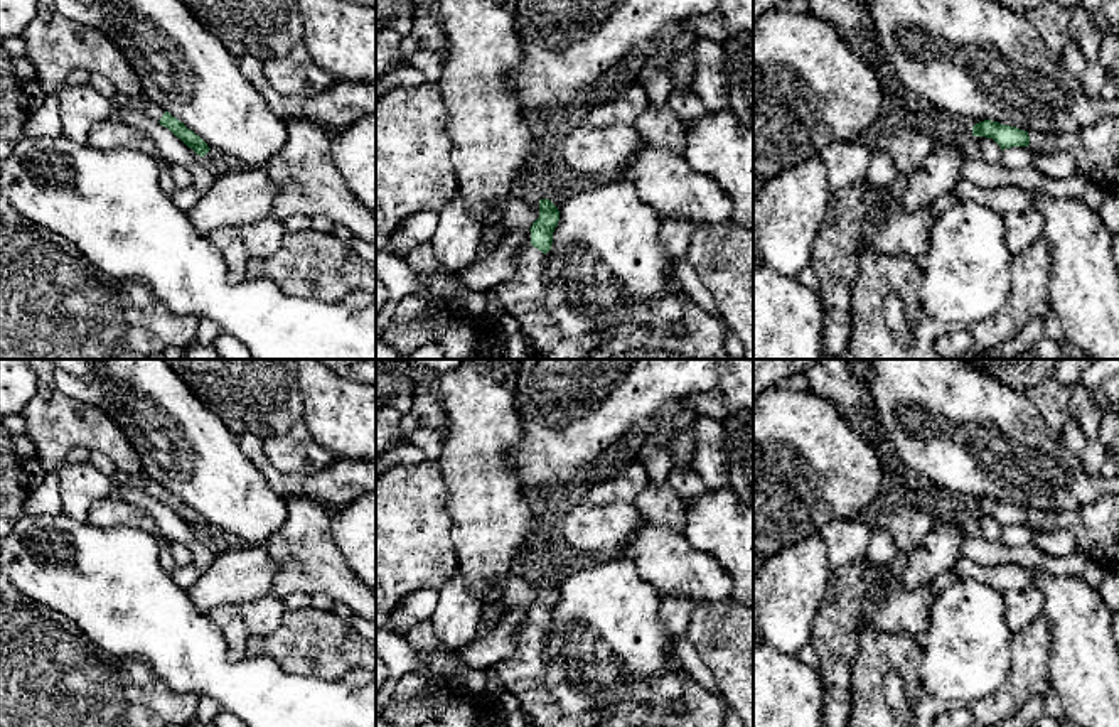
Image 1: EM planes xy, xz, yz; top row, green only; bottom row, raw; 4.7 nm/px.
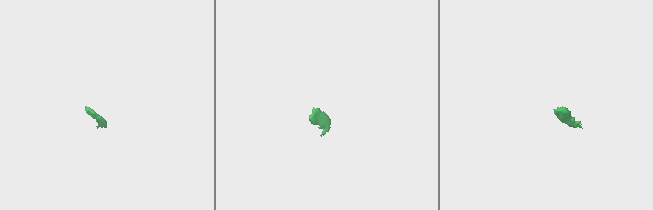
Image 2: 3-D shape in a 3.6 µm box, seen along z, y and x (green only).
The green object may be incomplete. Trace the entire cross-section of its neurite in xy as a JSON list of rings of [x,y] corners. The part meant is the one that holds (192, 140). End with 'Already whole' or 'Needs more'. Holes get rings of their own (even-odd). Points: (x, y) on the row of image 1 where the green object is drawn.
[[[115,93],[111,101],[116,108],[123,108],[123,106],[138,108],[148,118],[169,128],[177,138],[180,138],[189,148],[192,148],[201,157],[204,157],[211,150],[199,135],[195,135],[182,121],[179,121],[175,116],[172,116],[169,111],[162,110],[158,105],[147,100],[145,96],[128,101],[125,94]]]. Needs more

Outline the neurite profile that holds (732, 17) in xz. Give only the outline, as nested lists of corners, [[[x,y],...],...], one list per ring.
[[[718,0],[709,15],[694,17],[694,39],[725,44],[747,32],[753,32],[753,0]]]

